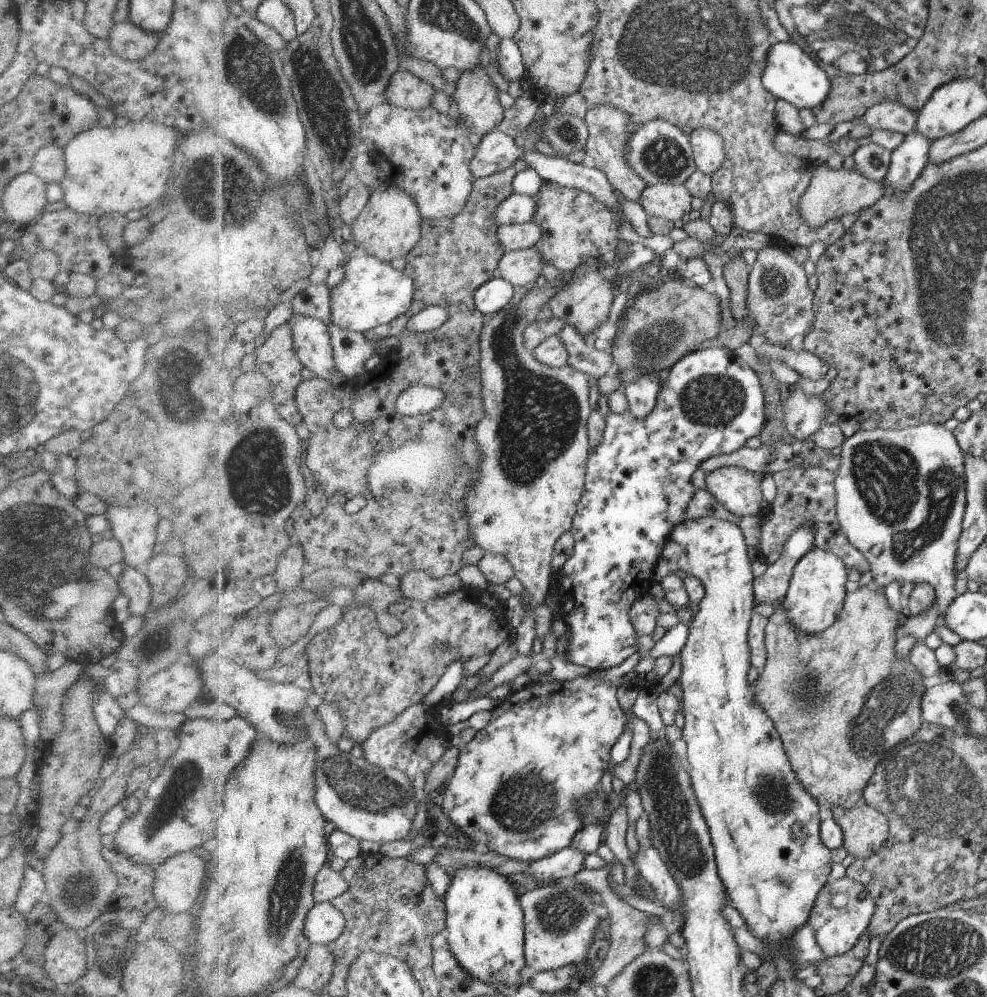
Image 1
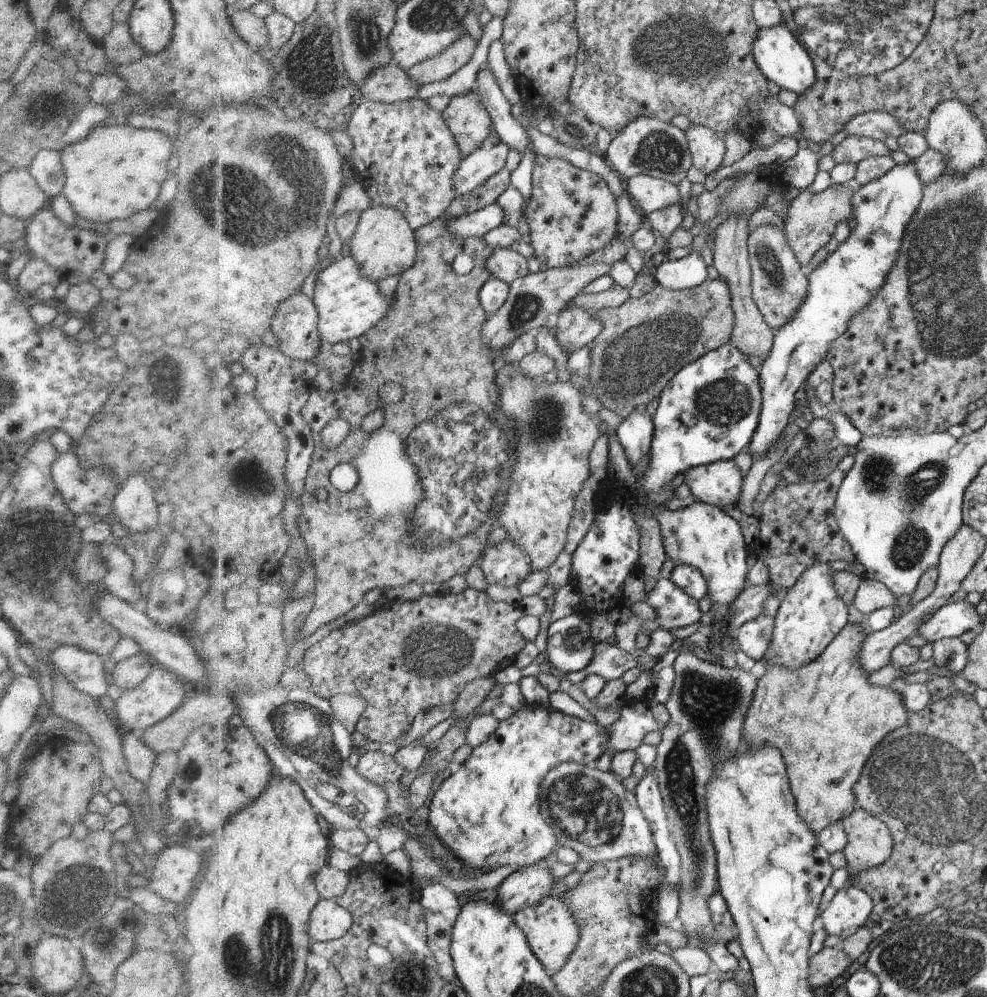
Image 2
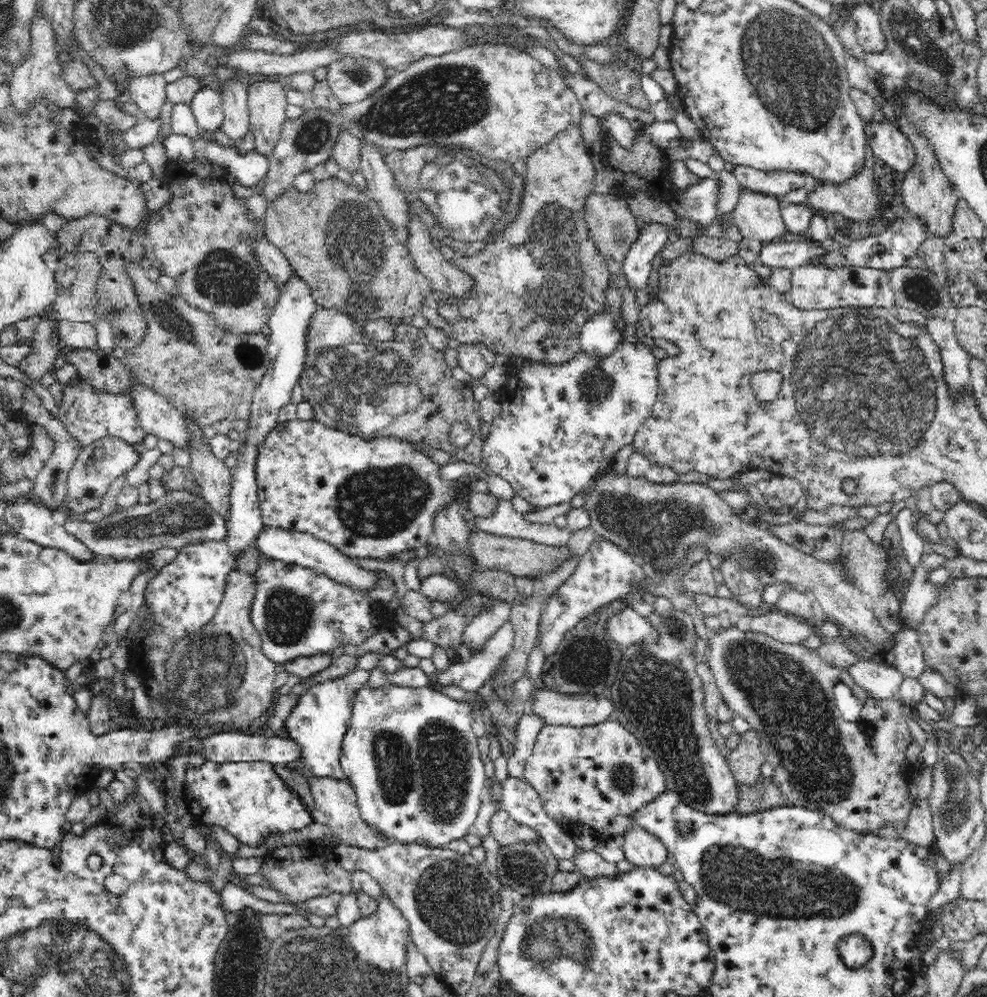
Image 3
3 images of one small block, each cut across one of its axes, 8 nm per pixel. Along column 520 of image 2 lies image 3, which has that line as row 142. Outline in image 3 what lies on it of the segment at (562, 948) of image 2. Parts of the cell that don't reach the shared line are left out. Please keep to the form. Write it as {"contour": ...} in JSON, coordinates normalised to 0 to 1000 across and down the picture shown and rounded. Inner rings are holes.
{"contour":[[[908,115],[907,123],[910,126],[911,130],[918,137],[920,137],[920,140],[924,143],[924,146],[927,150],[926,164],[923,166],[923,170],[916,175],[913,185],[915,205],[920,211],[920,216],[925,217],[925,219],[929,219],[931,223],[935,223],[935,227],[937,227],[937,233],[938,235],[941,235],[941,237],[960,238],[966,230],[966,217],[970,203],[972,202],[972,198],[969,197],[969,194],[967,194],[963,180],[960,180],[960,178],[958,178],[958,176],[956,176],[954,173],[954,168],[952,168],[950,164],[950,160],[948,160],[946,152],[943,150],[942,144],[939,144],[938,138],[932,137],[932,135],[928,133],[926,126],[923,126],[921,122],[917,120],[917,118],[912,118],[912,121],[909,121]]]}

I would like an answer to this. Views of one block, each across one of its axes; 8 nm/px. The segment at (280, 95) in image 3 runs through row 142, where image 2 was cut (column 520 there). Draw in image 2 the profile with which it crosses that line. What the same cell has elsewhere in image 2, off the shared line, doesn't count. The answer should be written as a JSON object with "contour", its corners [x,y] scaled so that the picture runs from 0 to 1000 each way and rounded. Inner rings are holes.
{"contour":[[[518,249],[501,250],[492,263],[492,270],[497,274],[497,278],[515,285],[536,275],[535,260]]]}

